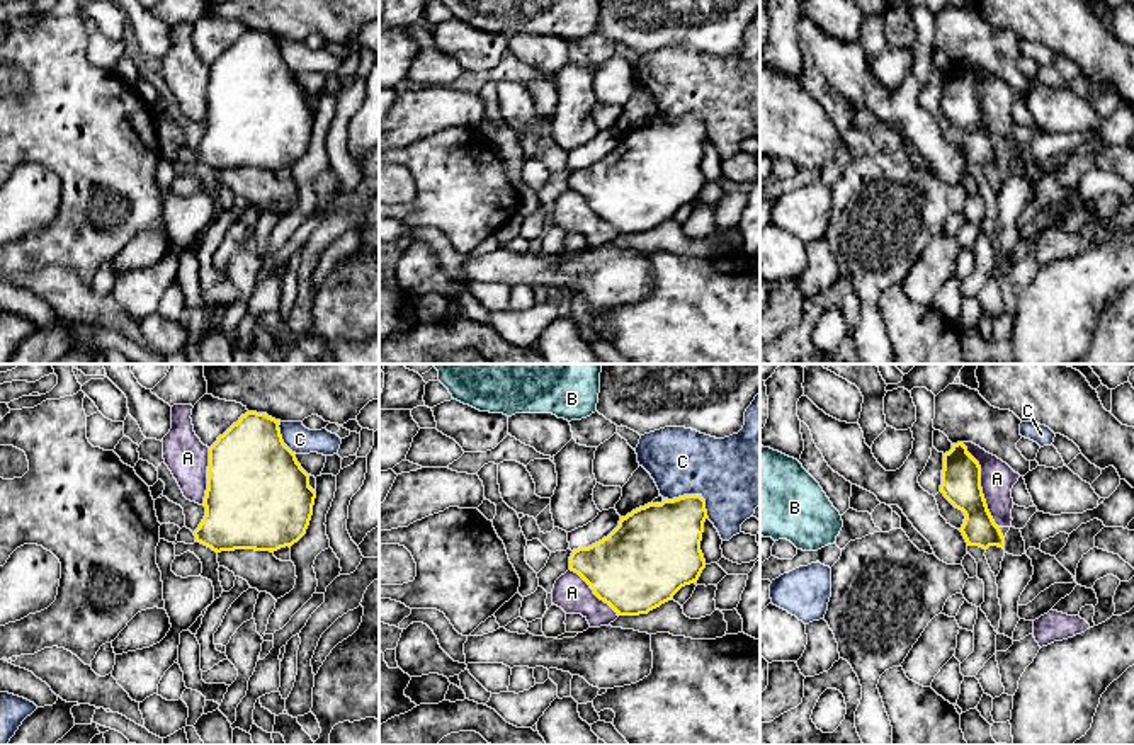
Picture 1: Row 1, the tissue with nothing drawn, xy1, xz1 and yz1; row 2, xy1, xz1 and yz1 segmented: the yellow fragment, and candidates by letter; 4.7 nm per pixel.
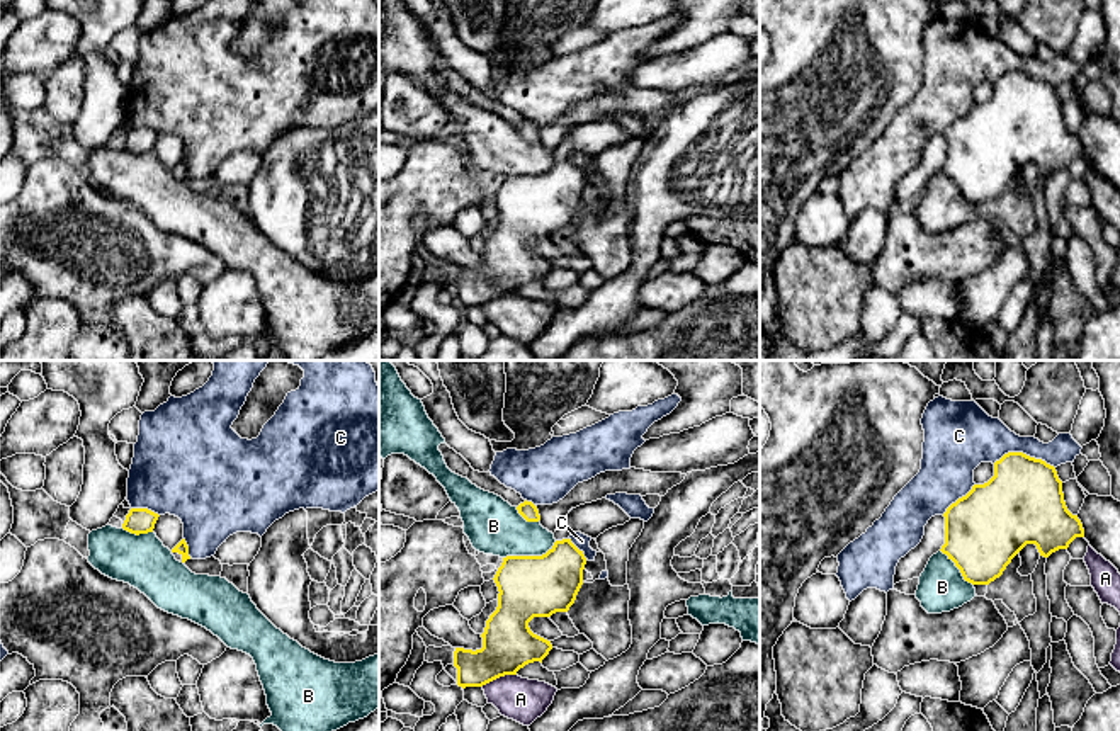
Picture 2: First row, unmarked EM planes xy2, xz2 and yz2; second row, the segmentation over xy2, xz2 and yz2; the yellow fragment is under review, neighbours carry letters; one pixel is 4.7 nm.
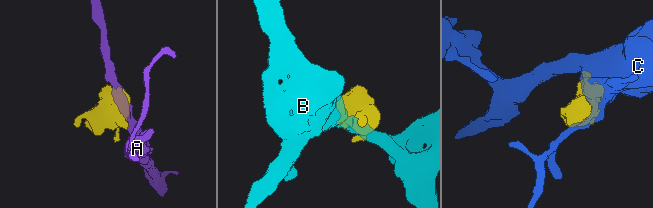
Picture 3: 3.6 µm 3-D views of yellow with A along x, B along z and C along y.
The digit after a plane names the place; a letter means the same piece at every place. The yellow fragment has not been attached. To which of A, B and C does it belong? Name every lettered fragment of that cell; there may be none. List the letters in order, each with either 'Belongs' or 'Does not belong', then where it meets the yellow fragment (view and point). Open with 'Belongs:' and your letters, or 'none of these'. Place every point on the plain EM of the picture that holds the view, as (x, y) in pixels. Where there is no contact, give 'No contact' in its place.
Belongs: none of these
A: Does not belong. Touches yellow at yz1 (980, 104)
B: Does not belong. Touches yellow at xz2 (529, 175)
C: Does not belong. Touches yellow at yz2 (1022, 72)

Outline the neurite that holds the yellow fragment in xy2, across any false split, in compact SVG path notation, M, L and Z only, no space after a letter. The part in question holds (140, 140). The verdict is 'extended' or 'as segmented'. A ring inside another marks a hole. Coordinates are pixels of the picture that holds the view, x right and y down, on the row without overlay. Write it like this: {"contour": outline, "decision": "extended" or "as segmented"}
{"contour": "M131 128L126 134L122 148L136 155L148 153L153 151L158 136L158 133L148 128Z", "decision": "as segmented"}

